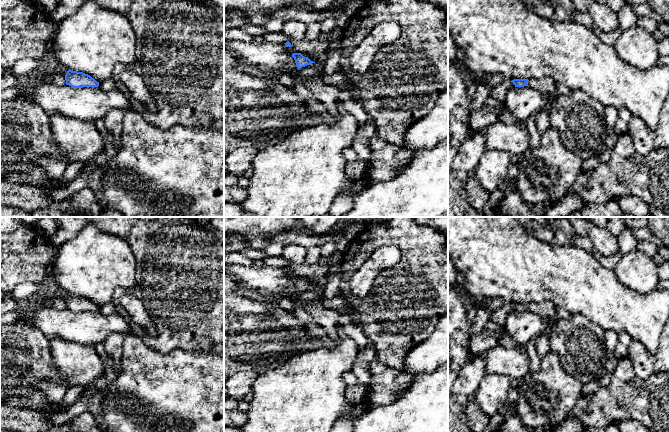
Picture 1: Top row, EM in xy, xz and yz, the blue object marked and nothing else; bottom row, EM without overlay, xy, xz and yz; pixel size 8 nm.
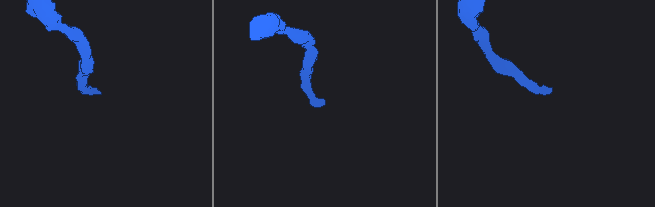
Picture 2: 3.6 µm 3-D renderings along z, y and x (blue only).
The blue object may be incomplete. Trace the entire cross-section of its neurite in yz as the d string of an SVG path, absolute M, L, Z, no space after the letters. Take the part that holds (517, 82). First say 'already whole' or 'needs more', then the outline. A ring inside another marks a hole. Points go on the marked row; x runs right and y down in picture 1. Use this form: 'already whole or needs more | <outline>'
needs more | M544 76L541 78L530 78L530 79L514 79L512 80L515 87L524 87L529 86L534 89L539 90L545 98L548 98L550 95L554 97L551 98L549 105L552 105L559 95L556 88L556 81L550 76Z

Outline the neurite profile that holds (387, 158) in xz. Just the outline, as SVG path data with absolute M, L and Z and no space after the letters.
M375 134L369 140L372 156L366 162L366 177L362 178L365 188L387 181L397 175L397 171L409 163L414 151L388 143Z

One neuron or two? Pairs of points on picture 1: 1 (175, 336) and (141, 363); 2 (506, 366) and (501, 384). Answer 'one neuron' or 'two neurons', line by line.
1: two neurons
2: two neurons

